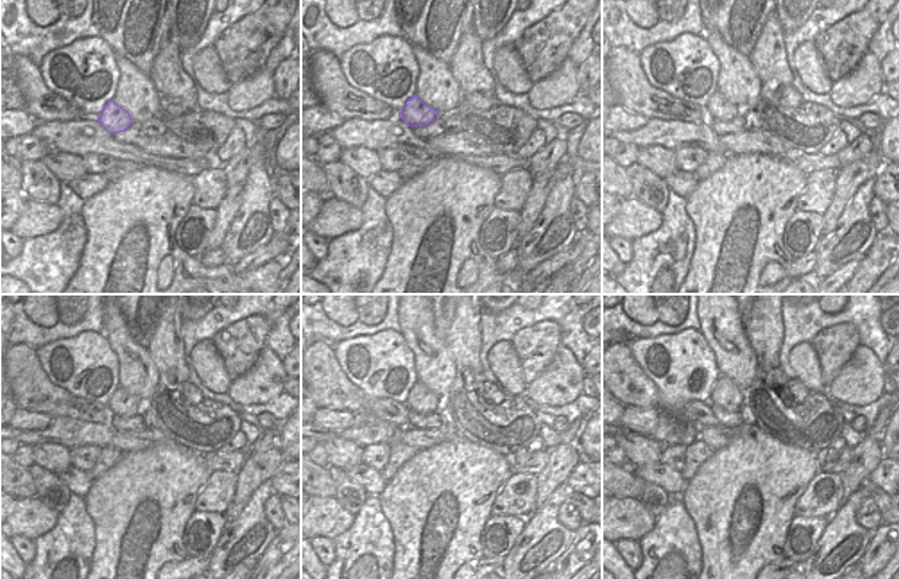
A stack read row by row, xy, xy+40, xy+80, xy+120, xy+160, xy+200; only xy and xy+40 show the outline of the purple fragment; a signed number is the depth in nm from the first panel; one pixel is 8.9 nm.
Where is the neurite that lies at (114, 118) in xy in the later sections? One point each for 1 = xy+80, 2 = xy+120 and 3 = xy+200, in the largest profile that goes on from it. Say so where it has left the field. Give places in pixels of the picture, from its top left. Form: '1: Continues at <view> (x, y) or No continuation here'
1: Continues at xy+80 (718, 108)
2: Continues at xy+120 (121, 402)
3: Continues at xy+200 (724, 394).

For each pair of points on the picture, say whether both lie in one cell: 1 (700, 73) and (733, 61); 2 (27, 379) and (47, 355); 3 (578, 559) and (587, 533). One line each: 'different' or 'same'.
1: different
2: different
3: same

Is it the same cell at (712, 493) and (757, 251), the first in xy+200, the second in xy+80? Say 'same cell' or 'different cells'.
same cell

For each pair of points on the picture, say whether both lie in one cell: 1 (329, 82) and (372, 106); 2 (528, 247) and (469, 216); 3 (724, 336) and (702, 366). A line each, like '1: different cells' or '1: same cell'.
1: same cell
2: different cells
3: different cells

